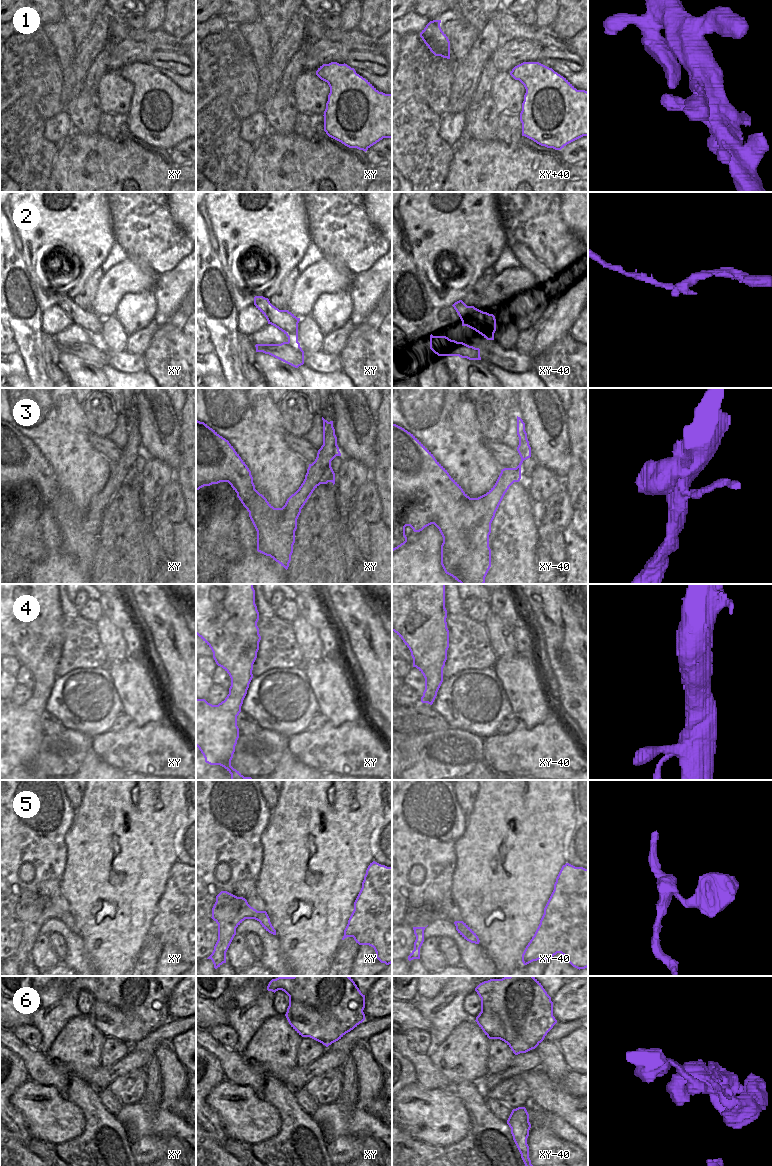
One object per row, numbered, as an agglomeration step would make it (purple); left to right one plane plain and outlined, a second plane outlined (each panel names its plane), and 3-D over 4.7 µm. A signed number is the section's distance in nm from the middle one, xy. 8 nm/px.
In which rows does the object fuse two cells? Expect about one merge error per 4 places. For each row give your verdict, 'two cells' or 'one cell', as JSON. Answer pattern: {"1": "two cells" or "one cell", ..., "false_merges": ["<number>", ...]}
{"1": "one cell", "2": "two cells", "3": "one cell", "4": "one cell", "5": "one cell", "6": "two cells", "false_merges": ["2", "6"]}

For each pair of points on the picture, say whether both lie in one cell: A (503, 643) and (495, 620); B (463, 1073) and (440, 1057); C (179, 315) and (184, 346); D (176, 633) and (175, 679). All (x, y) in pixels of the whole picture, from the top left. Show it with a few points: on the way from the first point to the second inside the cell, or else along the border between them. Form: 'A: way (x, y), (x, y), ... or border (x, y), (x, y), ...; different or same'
A: way (501, 637), (495, 626); same
B: way (457, 1069), (446, 1059); same
C: border (171, 323), (181, 328); different
D: way (177, 644), (178, 668); same

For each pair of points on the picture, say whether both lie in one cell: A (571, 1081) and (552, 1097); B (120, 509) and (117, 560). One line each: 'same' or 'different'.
A: same
B: same

